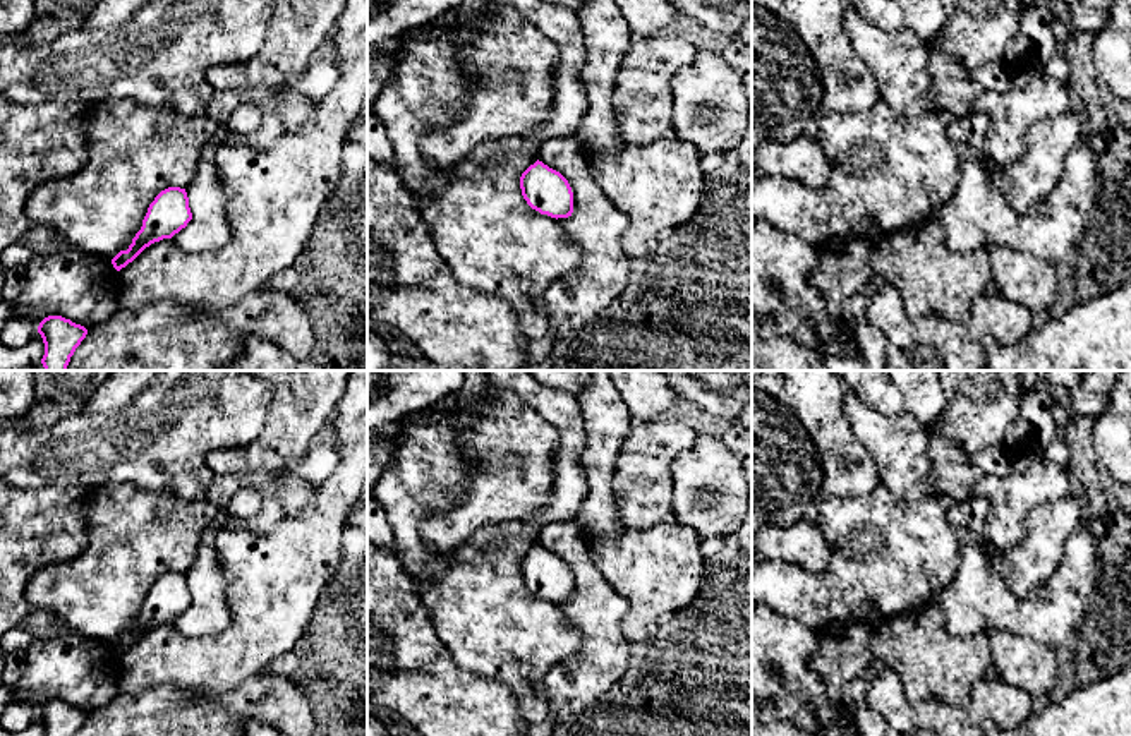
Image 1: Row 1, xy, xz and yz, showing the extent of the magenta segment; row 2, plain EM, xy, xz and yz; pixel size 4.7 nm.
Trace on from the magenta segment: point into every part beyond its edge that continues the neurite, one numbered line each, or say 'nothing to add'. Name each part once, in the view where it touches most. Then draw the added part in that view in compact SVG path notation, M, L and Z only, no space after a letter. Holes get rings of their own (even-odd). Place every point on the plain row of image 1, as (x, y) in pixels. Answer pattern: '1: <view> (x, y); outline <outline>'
nothing to add

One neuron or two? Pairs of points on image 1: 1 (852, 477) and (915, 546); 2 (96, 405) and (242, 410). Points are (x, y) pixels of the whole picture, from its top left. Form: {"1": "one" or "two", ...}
{"1": "two", "2": "two"}

